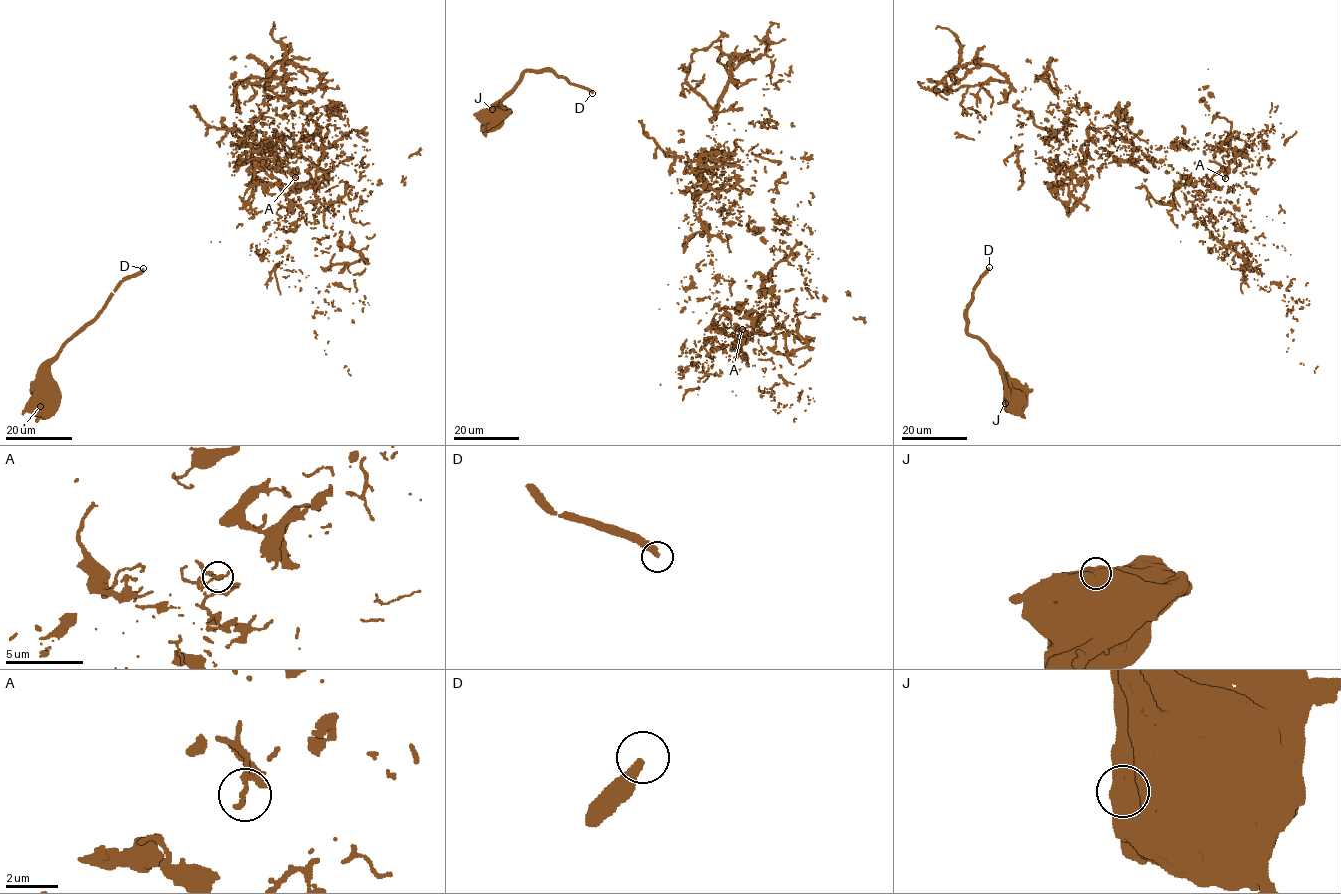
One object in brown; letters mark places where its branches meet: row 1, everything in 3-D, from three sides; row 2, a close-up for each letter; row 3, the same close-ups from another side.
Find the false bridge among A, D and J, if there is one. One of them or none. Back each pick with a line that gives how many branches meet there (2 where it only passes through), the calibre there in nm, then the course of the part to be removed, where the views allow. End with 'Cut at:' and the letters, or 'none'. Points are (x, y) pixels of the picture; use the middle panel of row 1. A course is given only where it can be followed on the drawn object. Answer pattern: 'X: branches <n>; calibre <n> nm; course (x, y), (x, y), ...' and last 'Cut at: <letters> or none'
Cut at: none

